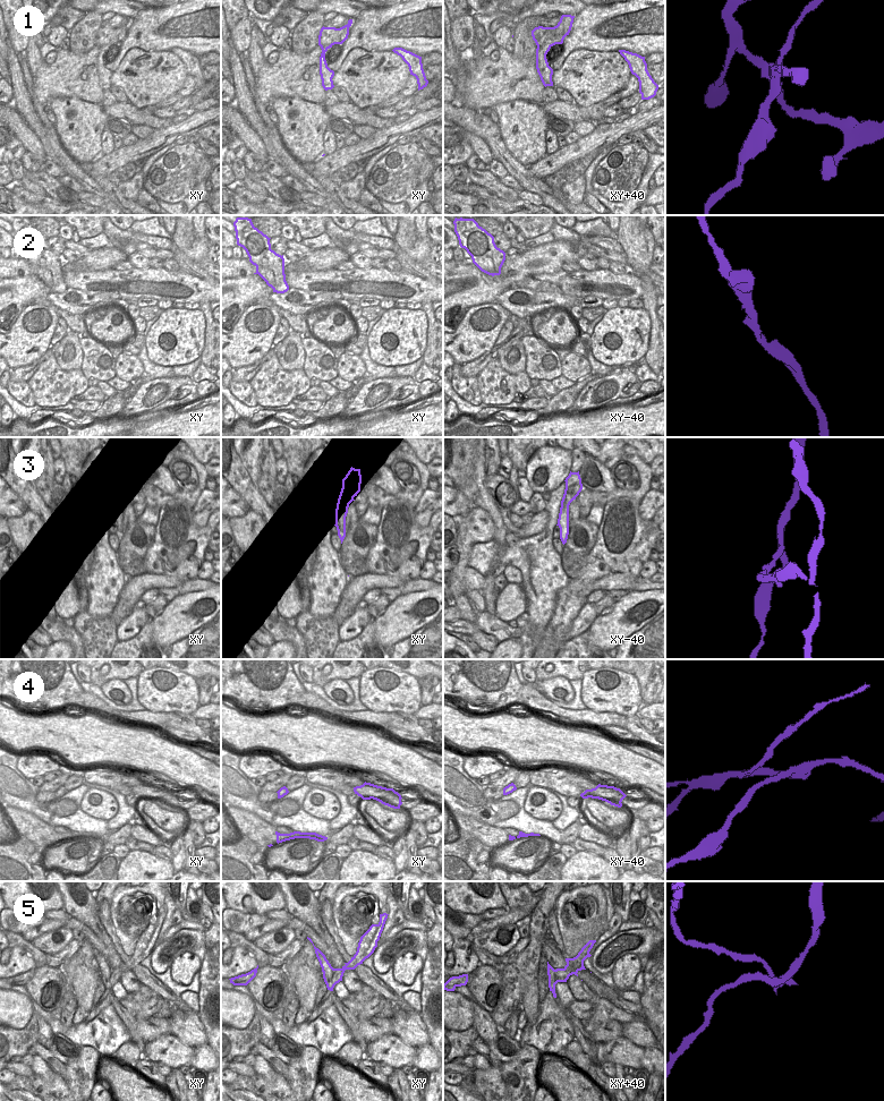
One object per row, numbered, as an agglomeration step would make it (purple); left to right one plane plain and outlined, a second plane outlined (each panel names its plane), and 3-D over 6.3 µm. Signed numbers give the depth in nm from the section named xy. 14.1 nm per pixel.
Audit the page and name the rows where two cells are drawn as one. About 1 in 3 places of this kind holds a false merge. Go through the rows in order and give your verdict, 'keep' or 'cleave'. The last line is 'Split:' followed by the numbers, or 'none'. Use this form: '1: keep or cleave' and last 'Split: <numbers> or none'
1: cleave
2: keep
3: cleave
4: cleave
5: cleave
Split: 1, 3, 4, 5

